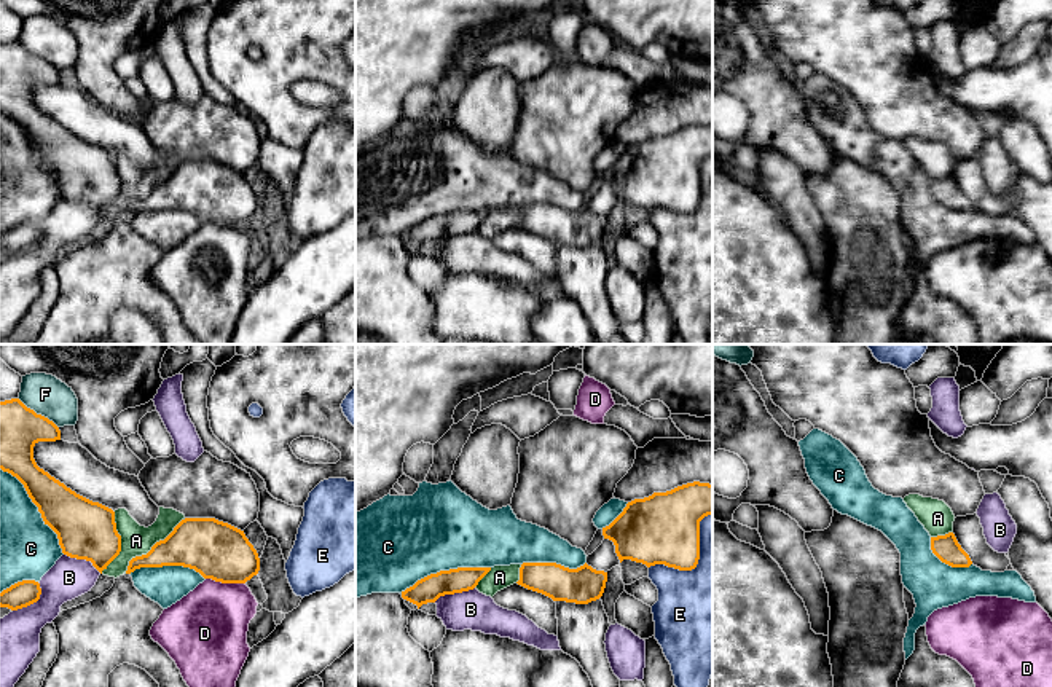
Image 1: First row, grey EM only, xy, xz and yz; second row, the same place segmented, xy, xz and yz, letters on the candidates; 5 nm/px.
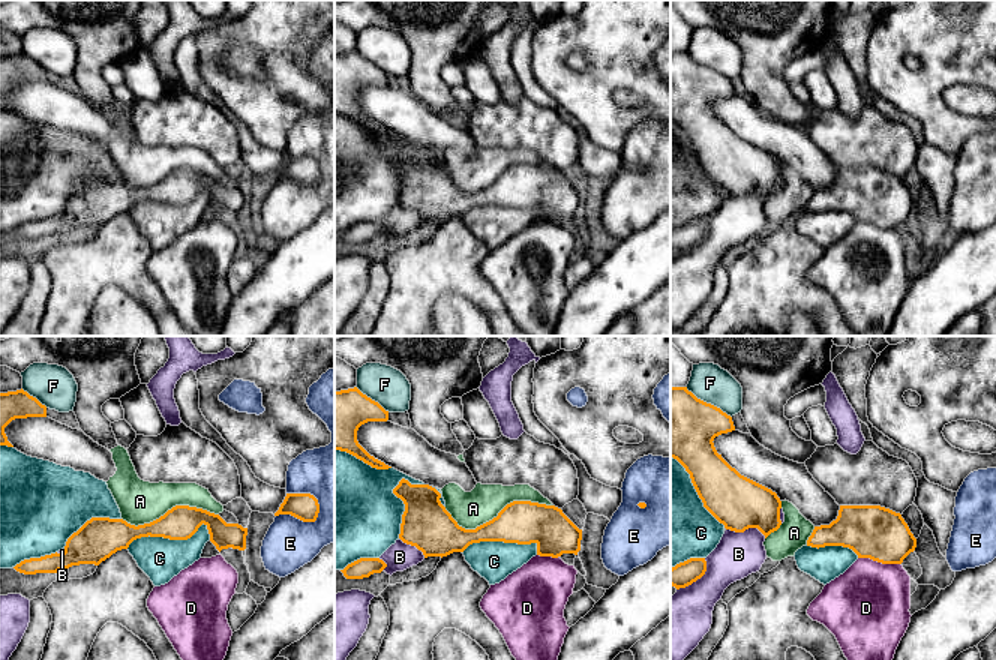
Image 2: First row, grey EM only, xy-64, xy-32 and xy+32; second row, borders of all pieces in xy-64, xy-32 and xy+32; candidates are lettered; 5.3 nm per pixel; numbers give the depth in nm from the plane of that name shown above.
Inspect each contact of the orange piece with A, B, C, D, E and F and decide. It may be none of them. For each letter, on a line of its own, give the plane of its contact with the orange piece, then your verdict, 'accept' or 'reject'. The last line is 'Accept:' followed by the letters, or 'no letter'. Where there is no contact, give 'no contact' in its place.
A: meets orange in xy; reject
B: meets orange in xy; reject
C: meets orange in xy; reject
D: meets orange in xy; reject
E: meets orange in xz; reject
F: meets orange in xy; reject
Accept: no letter

